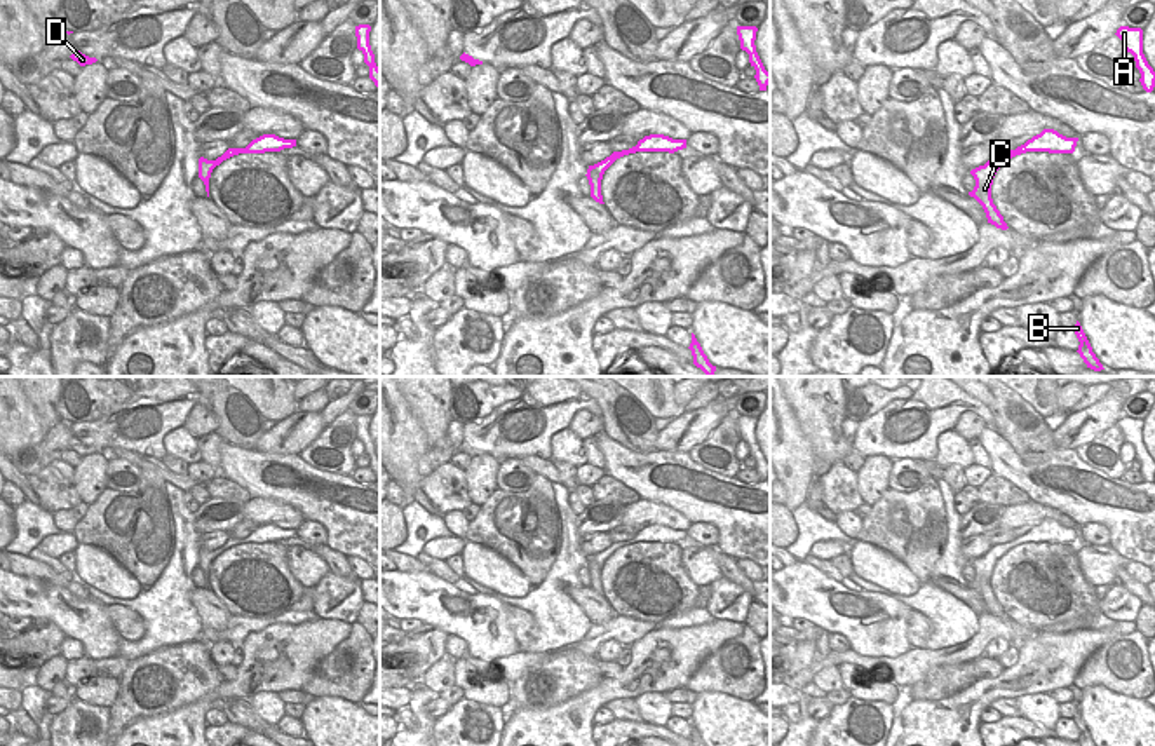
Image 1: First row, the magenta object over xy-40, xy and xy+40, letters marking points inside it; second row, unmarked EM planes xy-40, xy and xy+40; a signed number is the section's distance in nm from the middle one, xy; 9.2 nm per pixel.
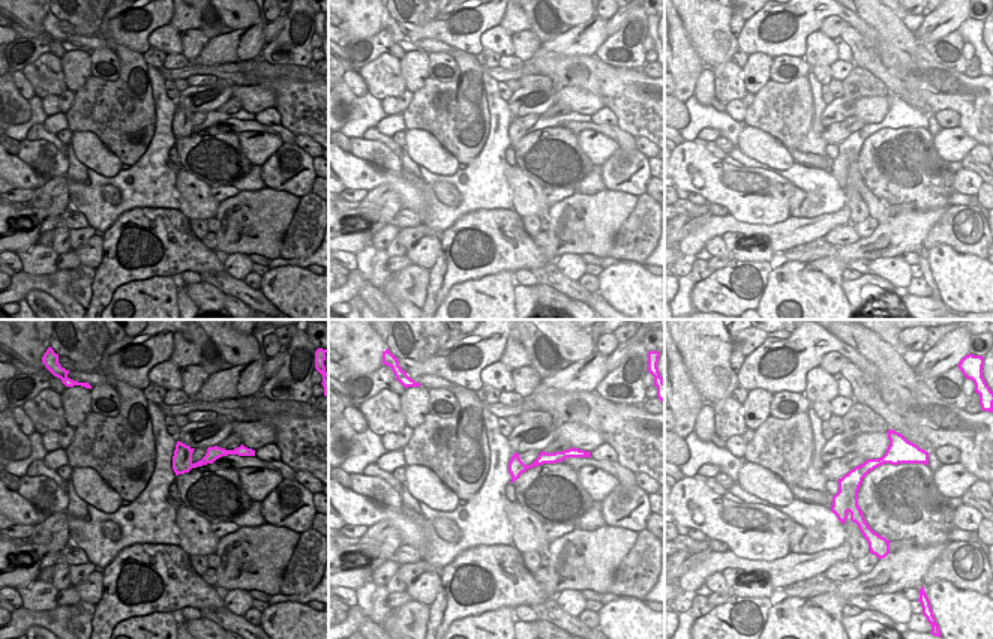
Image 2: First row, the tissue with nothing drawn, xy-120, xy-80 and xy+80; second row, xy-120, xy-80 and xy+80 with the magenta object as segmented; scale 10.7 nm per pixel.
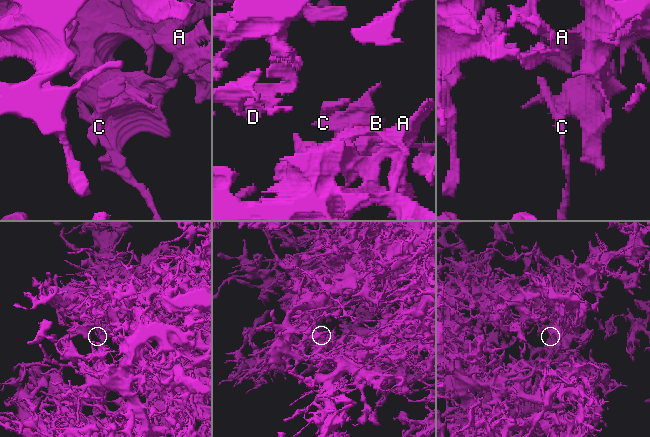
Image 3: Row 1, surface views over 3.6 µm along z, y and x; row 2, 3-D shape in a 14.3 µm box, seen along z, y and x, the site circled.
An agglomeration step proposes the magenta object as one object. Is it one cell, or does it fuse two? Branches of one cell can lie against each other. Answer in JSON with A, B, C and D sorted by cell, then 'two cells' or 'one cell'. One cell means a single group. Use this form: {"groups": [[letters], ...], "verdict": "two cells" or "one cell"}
{"groups": [["A", "D"], ["B", "C"]], "verdict": "two cells"}

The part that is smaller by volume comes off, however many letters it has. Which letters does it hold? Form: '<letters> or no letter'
B, C

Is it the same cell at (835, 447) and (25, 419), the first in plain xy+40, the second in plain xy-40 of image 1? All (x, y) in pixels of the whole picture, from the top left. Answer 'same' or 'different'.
different

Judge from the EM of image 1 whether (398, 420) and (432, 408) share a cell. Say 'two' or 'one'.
two

